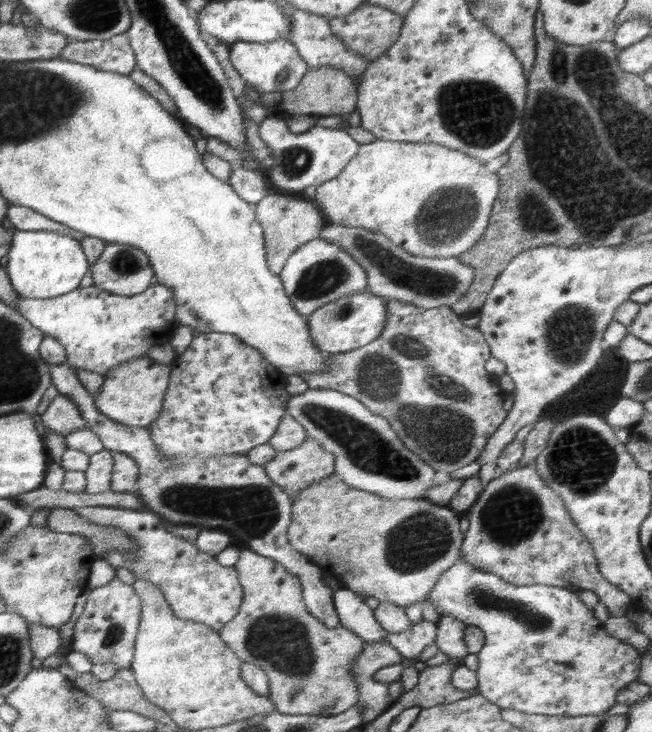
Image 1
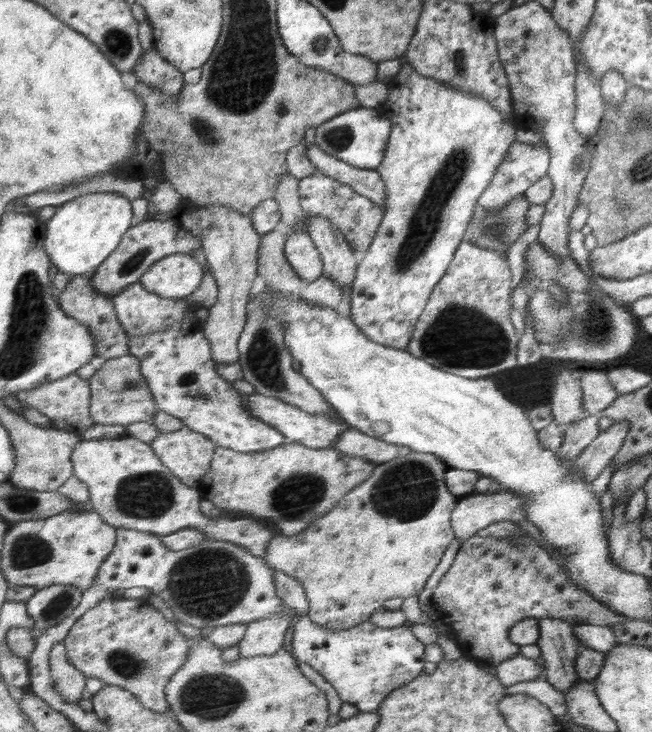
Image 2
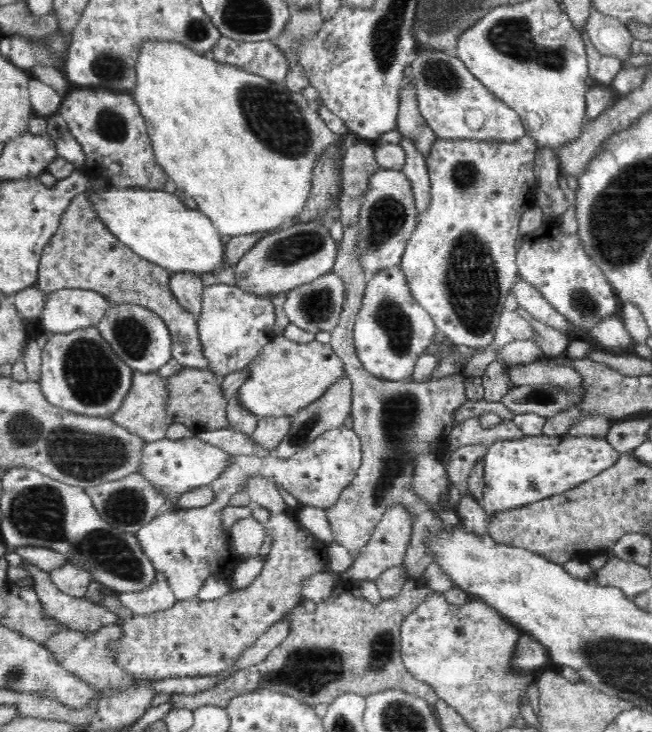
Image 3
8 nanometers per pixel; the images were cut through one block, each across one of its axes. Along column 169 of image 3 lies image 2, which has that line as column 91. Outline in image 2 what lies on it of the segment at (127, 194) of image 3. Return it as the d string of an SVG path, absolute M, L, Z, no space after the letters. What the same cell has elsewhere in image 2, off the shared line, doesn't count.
M94 192L78 196L57 206L55 214L45 223L44 250L58 271L72 277L89 273L108 260L124 233L132 227L131 222L132 205L122 194Z

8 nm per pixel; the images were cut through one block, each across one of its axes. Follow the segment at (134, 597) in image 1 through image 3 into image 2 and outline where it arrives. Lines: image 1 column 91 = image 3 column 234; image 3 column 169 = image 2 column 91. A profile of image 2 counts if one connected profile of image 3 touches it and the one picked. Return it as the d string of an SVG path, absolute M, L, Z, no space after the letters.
M115 594L100 600L76 620L64 643L69 661L82 674L125 688L148 710L164 714L170 711L164 688L188 660L189 641L147 597L126 599Z

